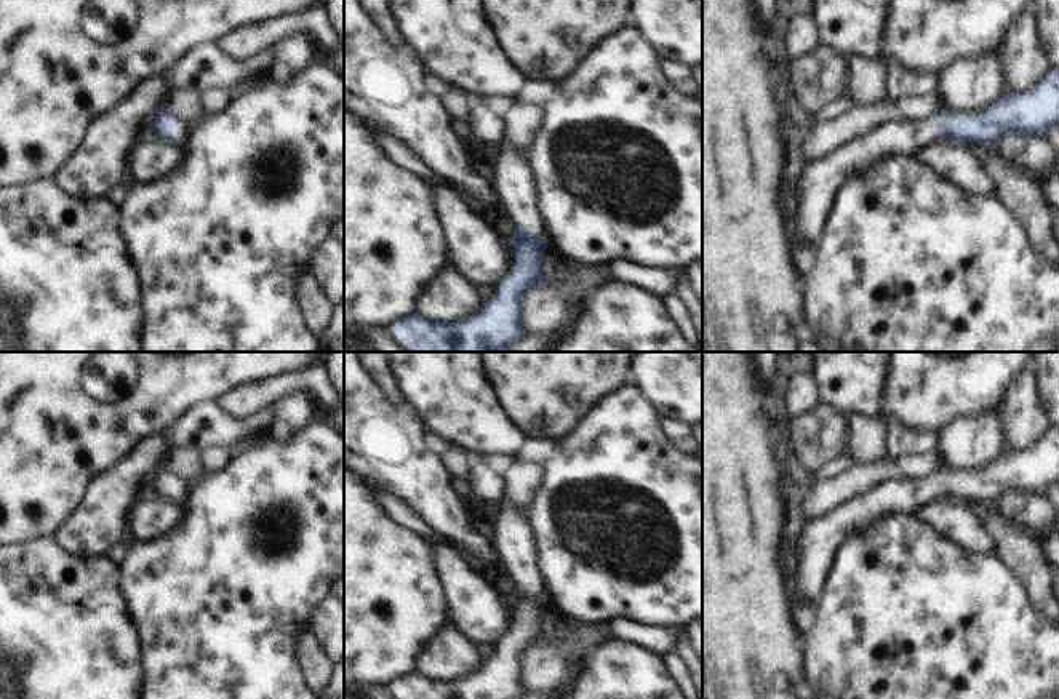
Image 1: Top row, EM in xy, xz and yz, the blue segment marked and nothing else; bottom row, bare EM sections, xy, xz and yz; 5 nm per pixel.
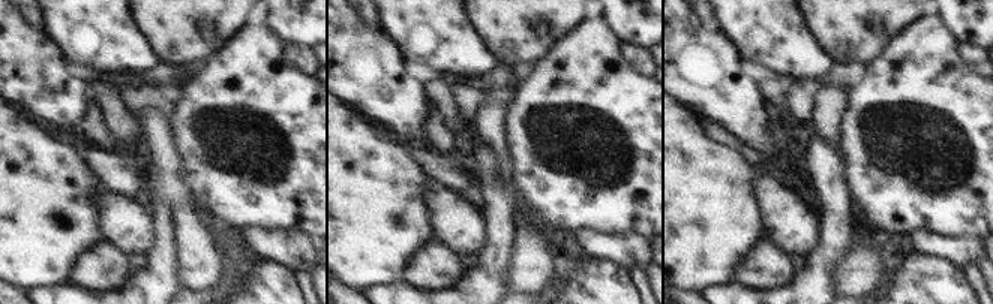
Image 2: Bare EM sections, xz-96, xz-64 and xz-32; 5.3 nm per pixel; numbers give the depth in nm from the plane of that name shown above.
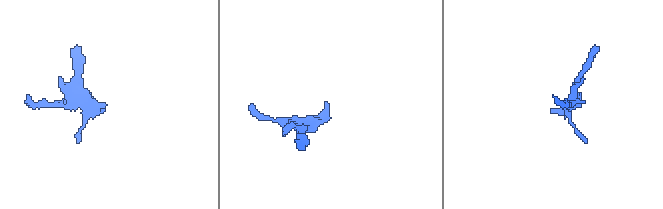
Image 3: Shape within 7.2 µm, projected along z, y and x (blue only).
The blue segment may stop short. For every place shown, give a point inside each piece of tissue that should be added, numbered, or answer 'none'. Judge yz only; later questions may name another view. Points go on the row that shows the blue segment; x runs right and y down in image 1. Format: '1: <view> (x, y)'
1: yz (824, 176)

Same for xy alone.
1: xy (181, 133)

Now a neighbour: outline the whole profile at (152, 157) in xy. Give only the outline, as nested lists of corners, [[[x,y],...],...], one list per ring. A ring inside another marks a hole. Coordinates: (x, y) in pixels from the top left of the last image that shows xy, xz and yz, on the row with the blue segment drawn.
[[[150,133],[138,142],[131,152],[131,163],[128,170],[136,184],[149,184],[174,170],[181,162],[181,146]]]

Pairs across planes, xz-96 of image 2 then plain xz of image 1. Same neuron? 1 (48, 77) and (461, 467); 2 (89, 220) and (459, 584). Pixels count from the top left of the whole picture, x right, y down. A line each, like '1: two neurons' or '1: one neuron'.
1: two neurons
2: two neurons

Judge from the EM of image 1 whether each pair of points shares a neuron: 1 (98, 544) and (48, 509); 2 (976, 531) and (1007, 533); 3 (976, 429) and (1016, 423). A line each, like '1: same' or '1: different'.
1: different
2: different
3: different

